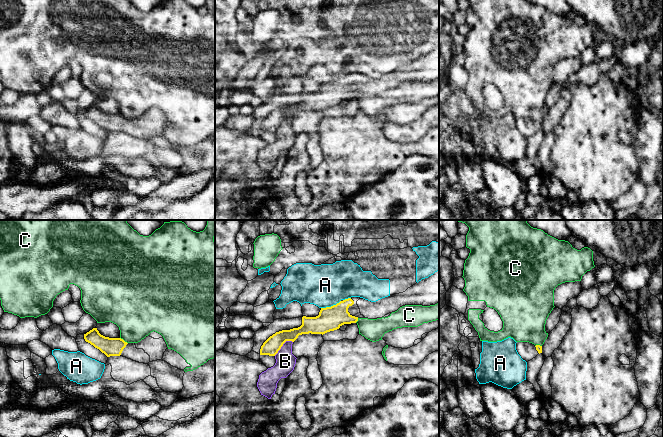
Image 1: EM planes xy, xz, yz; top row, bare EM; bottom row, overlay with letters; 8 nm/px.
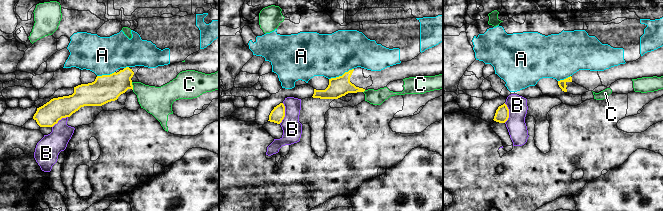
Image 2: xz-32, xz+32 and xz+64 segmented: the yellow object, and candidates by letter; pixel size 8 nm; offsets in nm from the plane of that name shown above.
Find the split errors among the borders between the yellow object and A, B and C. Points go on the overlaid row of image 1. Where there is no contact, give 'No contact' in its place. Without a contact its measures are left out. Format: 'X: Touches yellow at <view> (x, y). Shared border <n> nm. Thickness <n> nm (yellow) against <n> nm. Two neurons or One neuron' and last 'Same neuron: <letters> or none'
A: Touches yellow at xz (331, 306). Shared border 170 nm. Thickness 190 nm (yellow) against 340 nm. Two neurons
B: Touches yellow at xz (282, 345). Shared border 190 nm. Thickness 140 nm (yellow) against 160 nm. Two neurons
C: Touches yellow at xy (123, 340). Shared border 80 nm. Thickness 140 nm (yellow) against 380 nm. Two neurons
Same neuron: none

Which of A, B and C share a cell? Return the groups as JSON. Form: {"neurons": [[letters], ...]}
{"neurons": [["A", "B"], ["C"]]}

